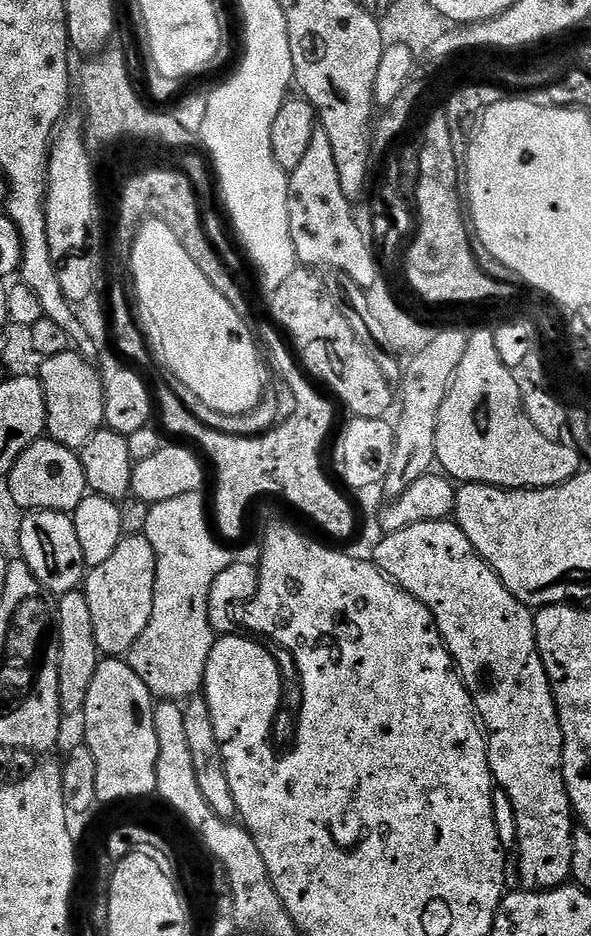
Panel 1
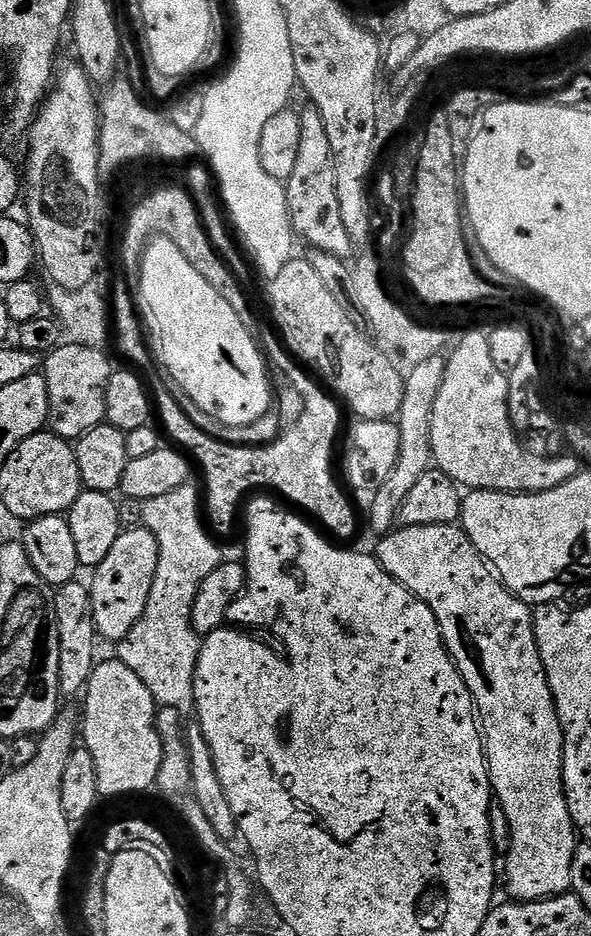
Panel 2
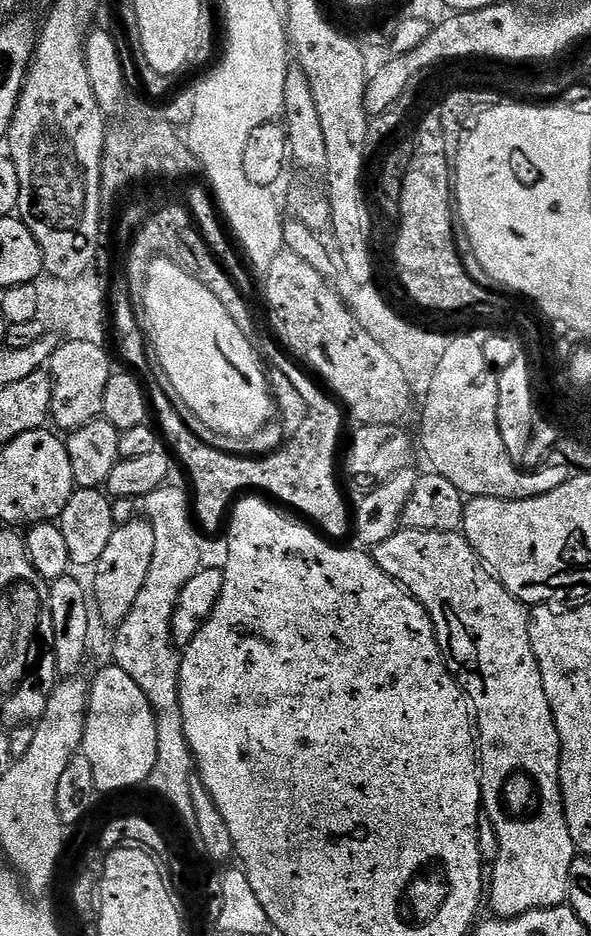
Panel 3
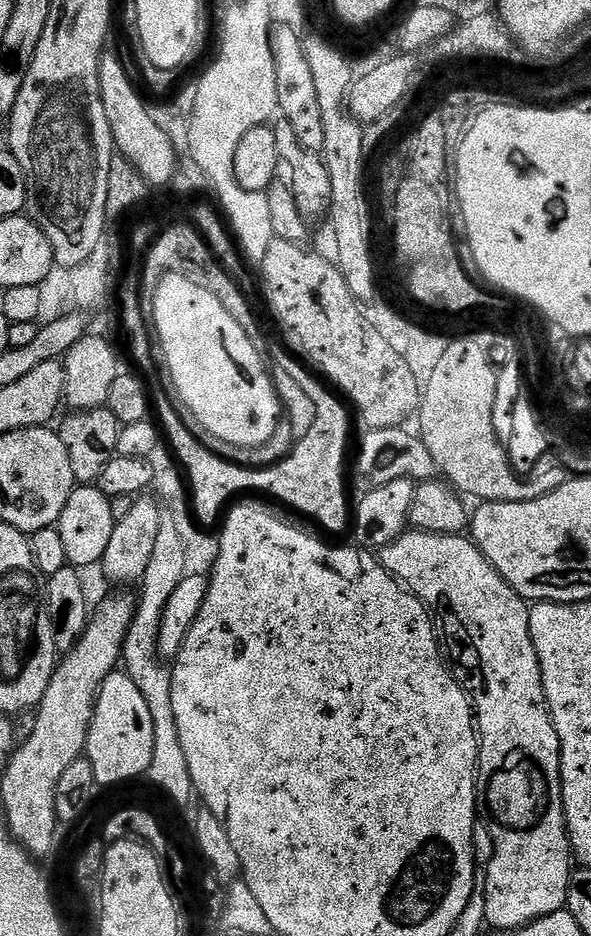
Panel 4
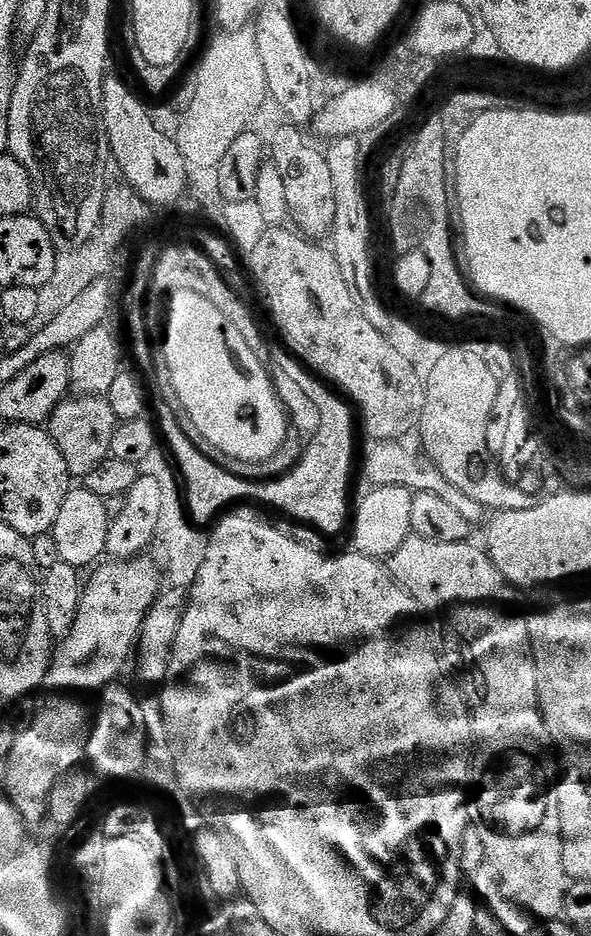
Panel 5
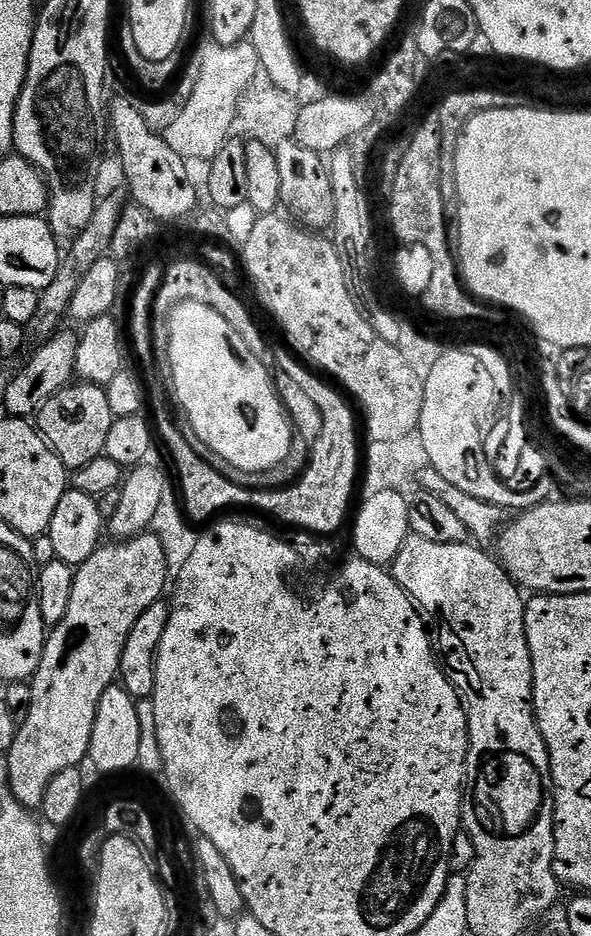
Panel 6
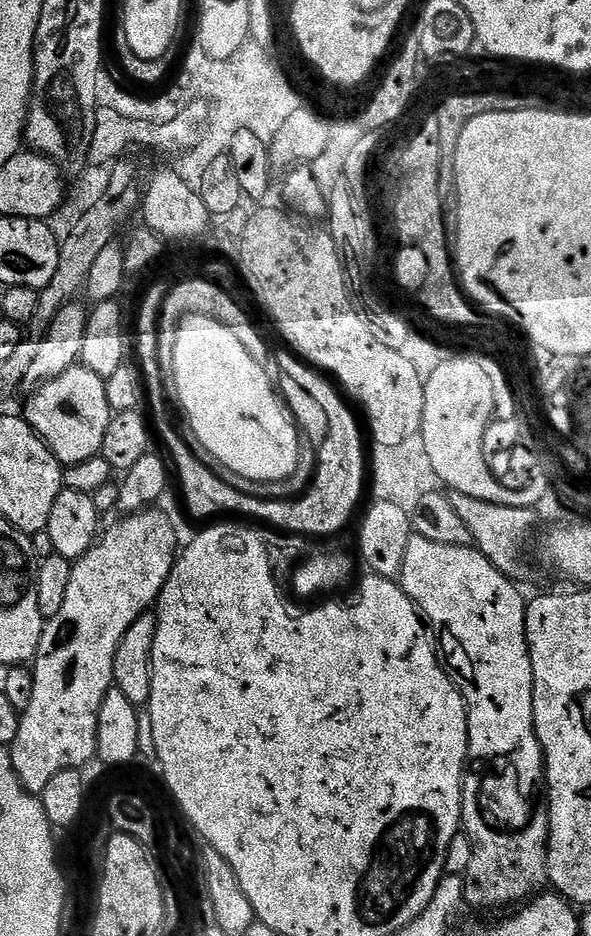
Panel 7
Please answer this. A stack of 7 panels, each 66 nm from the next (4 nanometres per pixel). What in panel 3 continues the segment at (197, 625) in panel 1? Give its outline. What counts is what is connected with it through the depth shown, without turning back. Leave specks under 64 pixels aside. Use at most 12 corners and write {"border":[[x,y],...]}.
{"border":[[185,489],[142,498],[154,562],[115,629],[115,667],[156,714],[158,762],[191,817],[194,757],[180,713],[172,619],[201,570]]}

